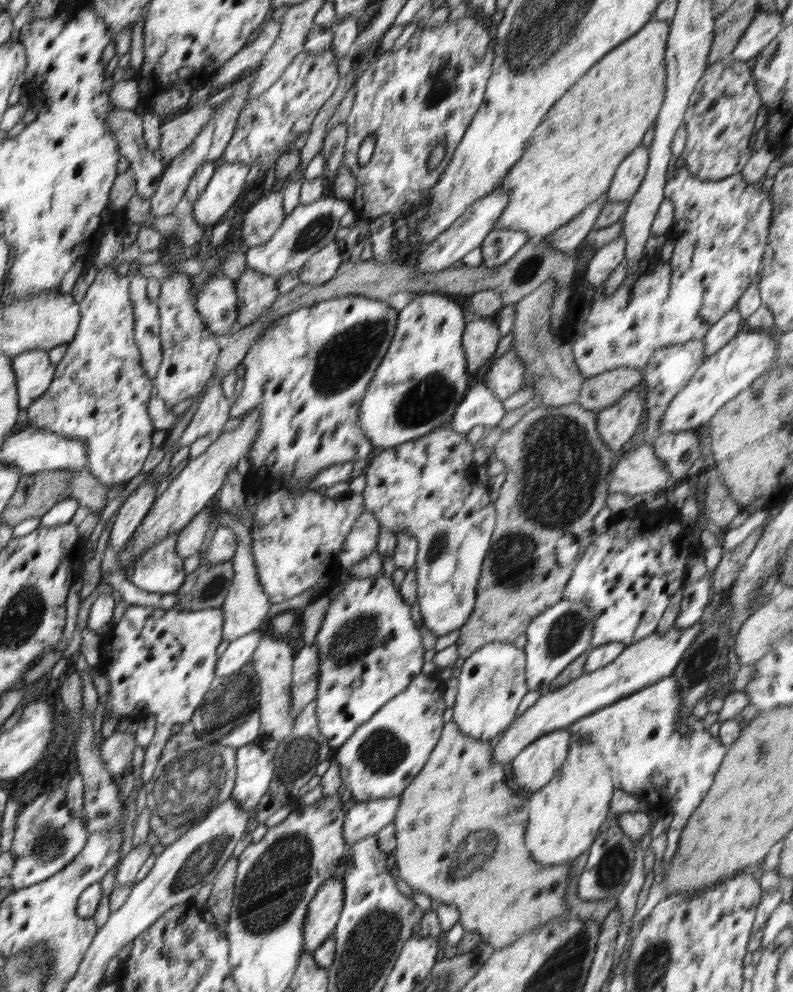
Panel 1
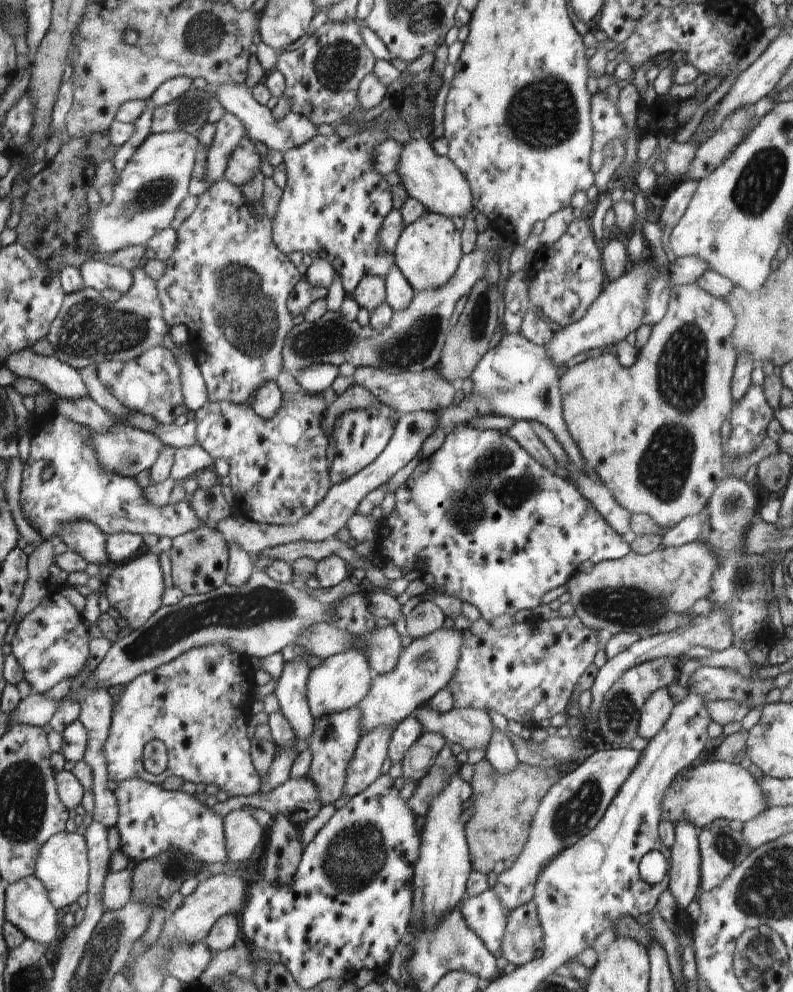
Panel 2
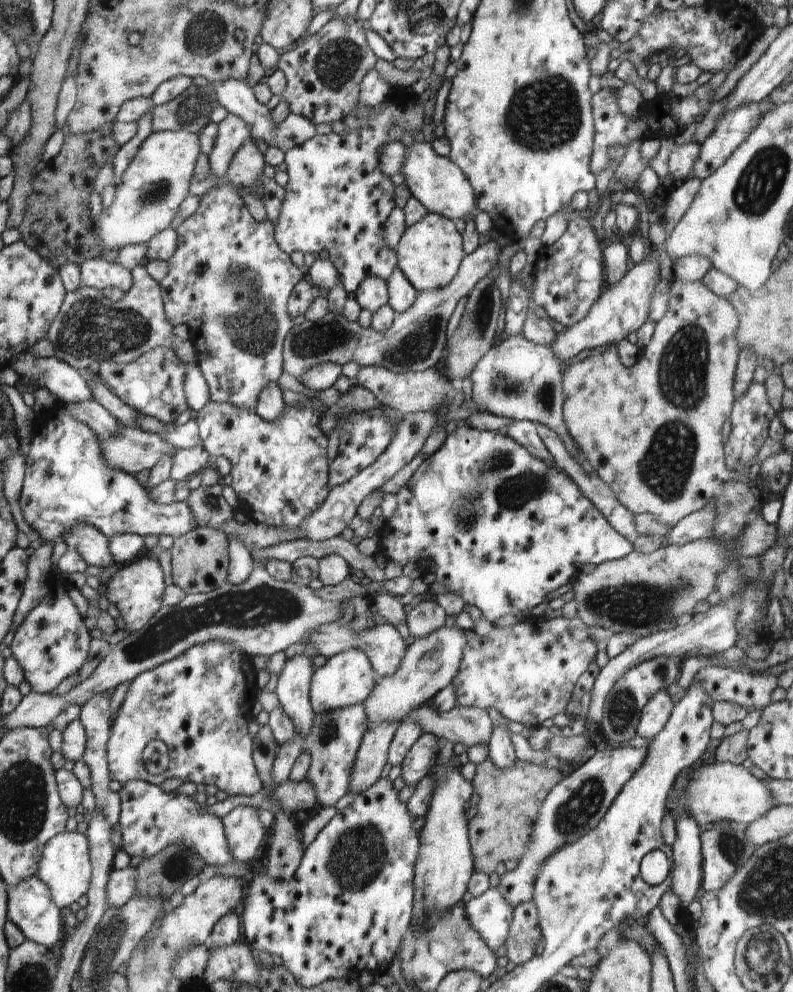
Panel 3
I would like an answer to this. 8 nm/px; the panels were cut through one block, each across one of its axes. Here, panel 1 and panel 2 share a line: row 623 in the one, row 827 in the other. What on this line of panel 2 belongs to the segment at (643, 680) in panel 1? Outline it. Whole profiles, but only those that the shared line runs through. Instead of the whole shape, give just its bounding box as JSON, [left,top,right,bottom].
[661,759,769,830]

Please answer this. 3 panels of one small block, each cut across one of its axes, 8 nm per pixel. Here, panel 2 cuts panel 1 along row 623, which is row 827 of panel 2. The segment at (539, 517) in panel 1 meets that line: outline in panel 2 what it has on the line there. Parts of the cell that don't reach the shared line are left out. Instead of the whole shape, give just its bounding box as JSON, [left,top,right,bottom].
[464,758,560,875]

